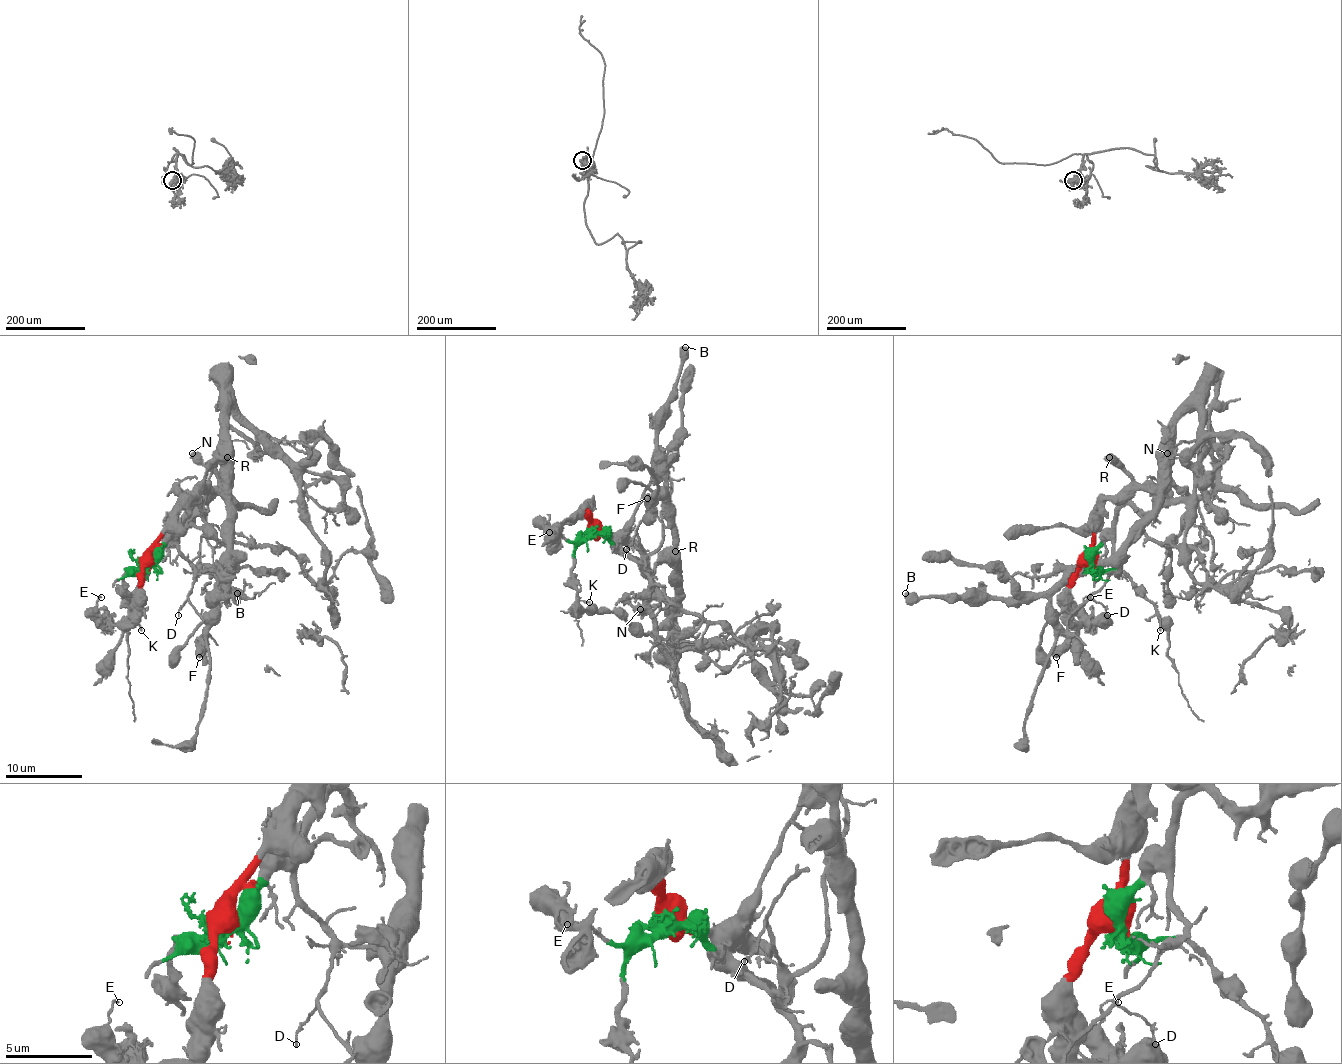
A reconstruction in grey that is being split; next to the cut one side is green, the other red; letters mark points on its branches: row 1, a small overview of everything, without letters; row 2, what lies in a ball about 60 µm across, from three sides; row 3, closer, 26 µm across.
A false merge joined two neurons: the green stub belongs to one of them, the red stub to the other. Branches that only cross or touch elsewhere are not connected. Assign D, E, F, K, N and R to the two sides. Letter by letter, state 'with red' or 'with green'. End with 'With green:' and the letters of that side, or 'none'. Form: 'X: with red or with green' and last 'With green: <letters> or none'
D: with green
E: with red
F: with green
K: with green
N: with green
R: with red
With green: D, F, K, N

